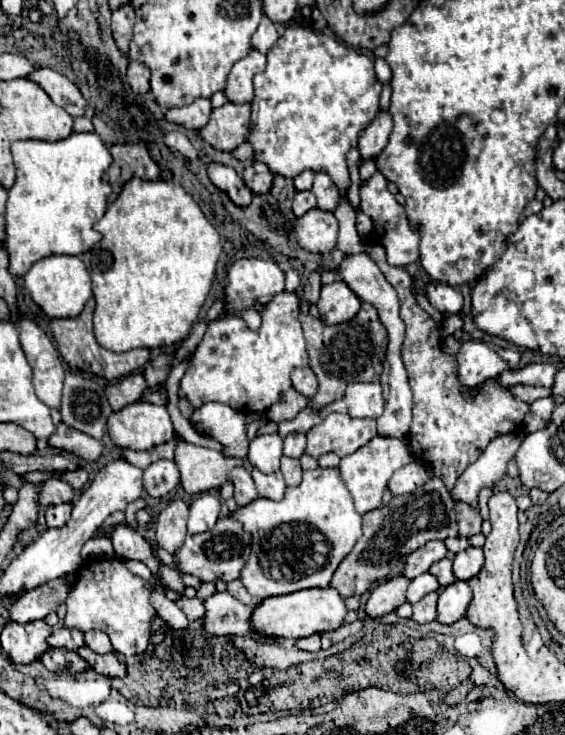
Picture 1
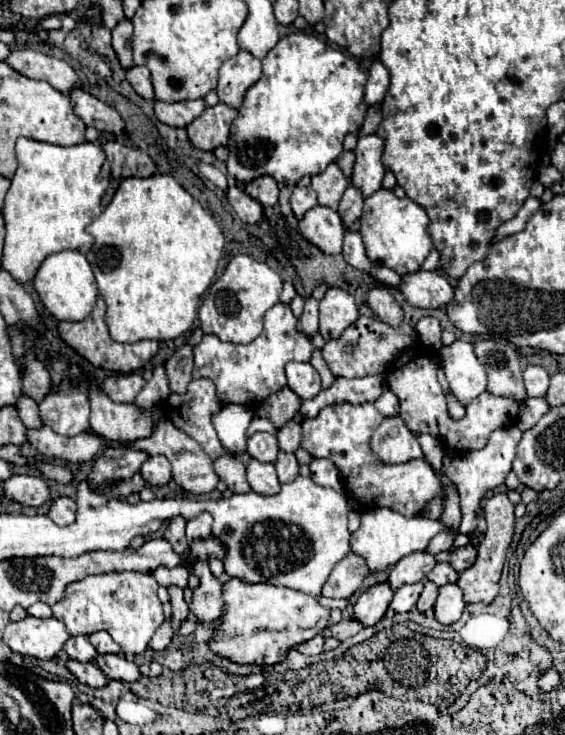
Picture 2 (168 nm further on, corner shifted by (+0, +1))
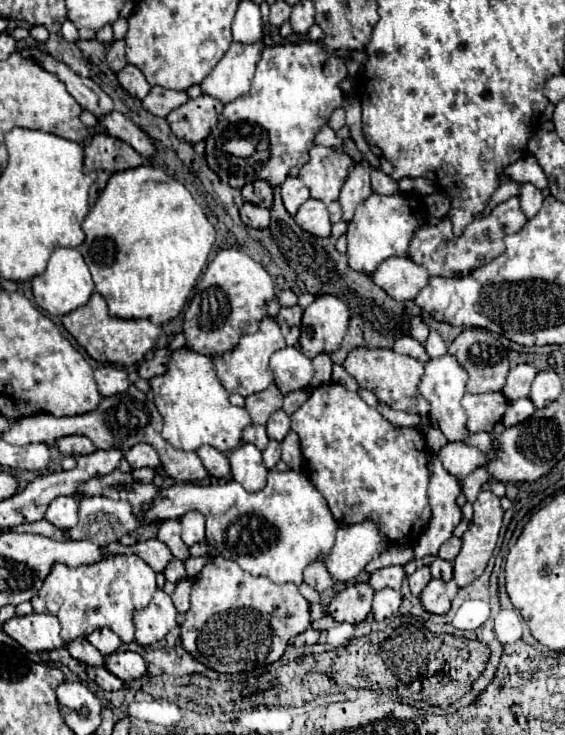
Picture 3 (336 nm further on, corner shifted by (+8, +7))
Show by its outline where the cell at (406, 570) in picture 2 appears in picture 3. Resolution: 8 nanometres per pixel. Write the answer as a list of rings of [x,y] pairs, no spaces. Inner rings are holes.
[[[397,565],[397,567],[385,567],[385,569],[379,569],[379,571],[371,573],[371,577],[369,577],[367,583],[369,583],[369,587],[371,587],[373,591],[381,591],[381,589],[385,589],[385,587],[391,587],[391,589],[399,591],[403,579],[405,579],[403,567]]]

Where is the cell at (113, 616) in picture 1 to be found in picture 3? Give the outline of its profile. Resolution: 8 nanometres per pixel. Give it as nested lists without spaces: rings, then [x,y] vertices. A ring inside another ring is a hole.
[[[111,555],[91,565],[67,567],[55,563],[43,581],[43,587],[31,599],[35,613],[55,615],[61,623],[61,639],[67,645],[73,639],[87,637],[99,627],[111,627],[123,643],[133,641],[131,615],[135,607],[151,601],[155,593],[155,571],[137,555]]]

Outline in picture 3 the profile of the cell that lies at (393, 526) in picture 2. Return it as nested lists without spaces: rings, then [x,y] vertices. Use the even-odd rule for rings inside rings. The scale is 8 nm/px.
[[[371,521],[347,525],[337,531],[333,549],[323,557],[323,565],[339,583],[357,577],[363,567],[389,549],[389,543],[379,535],[379,527]]]

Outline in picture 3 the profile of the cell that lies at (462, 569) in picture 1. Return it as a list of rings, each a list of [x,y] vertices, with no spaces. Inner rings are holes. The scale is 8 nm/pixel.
[[[451,537],[449,541],[445,541],[441,547],[439,547],[439,557],[441,559],[447,559],[447,561],[453,561],[461,551],[461,539],[459,537]]]

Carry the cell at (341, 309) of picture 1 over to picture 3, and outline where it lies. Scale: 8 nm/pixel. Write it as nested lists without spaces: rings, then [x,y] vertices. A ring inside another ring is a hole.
[[[333,295],[317,297],[305,311],[301,321],[301,335],[299,335],[299,351],[305,353],[309,359],[317,357],[319,353],[335,353],[341,347],[349,323],[347,305]]]

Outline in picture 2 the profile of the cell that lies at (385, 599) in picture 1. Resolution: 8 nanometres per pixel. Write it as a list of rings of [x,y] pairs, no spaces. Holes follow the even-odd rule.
[[[387,581],[365,589],[355,603],[355,619],[363,625],[375,625],[385,615],[393,595],[395,591]]]

